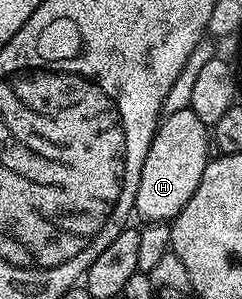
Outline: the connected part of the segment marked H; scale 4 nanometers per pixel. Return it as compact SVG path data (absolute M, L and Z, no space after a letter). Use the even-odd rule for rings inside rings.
M181 110L165 115L159 121L158 128L154 132L154 139L148 148L148 156L144 156L144 168L140 168L140 184L136 188L136 200L134 210L140 217L146 218L147 223L169 223L177 218L178 214L192 200L192 192L200 184L200 176L204 176L204 168L209 162L207 155L208 127L202 123L200 116L191 110Z

